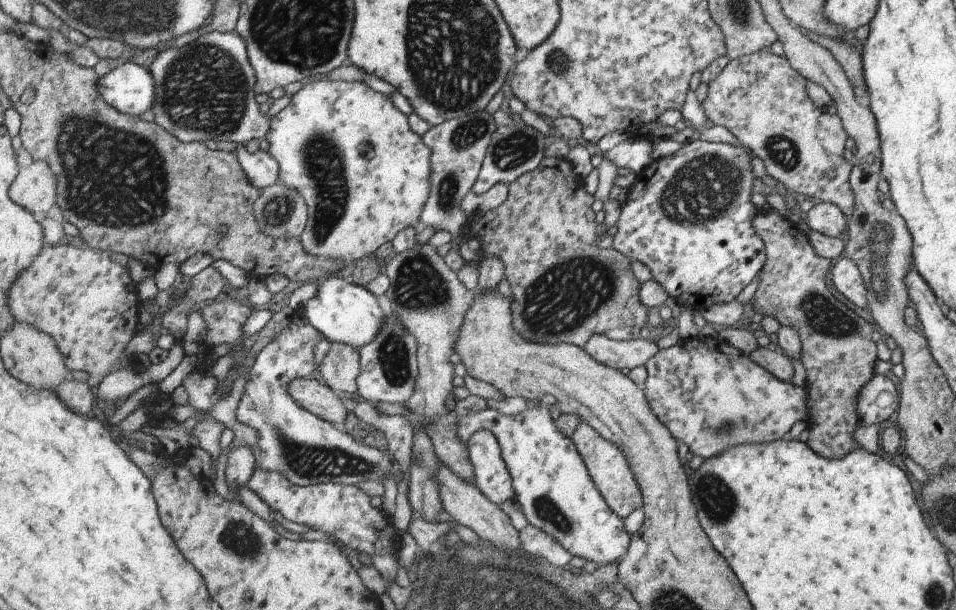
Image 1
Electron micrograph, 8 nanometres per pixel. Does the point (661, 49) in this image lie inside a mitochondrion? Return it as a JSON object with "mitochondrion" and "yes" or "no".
{"mitochondrion":"no"}

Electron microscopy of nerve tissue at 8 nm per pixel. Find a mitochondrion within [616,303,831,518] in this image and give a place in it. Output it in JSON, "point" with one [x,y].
{"point":[724,427]}

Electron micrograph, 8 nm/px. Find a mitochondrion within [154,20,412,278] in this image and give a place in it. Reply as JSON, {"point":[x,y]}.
{"point":[204,88]}

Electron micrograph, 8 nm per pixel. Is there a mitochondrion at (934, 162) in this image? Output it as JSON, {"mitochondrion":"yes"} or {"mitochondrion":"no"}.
{"mitochondrion":"no"}

